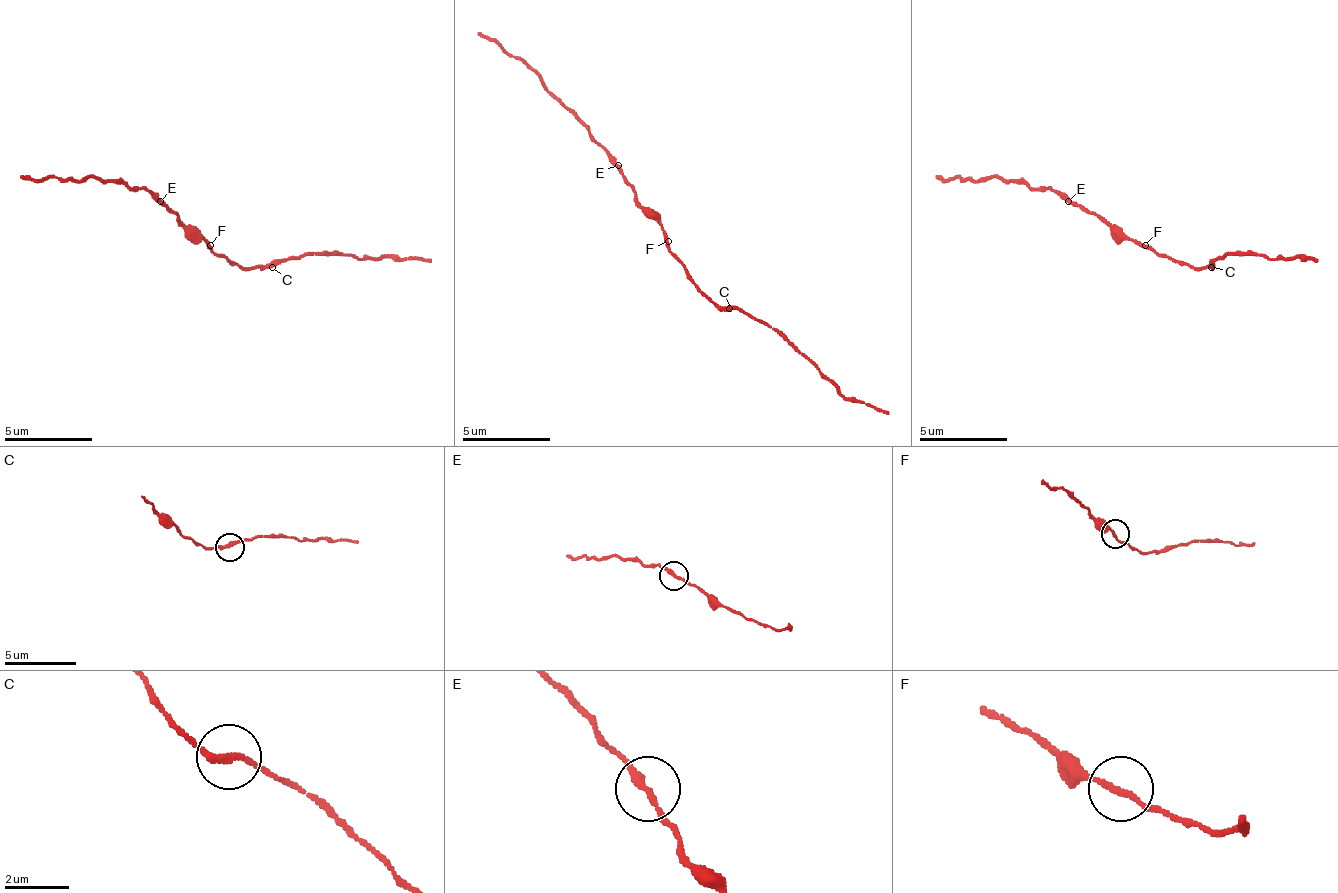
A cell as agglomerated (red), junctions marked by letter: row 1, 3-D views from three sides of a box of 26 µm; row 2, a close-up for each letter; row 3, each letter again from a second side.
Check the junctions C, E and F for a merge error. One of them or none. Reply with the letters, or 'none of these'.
none of these

